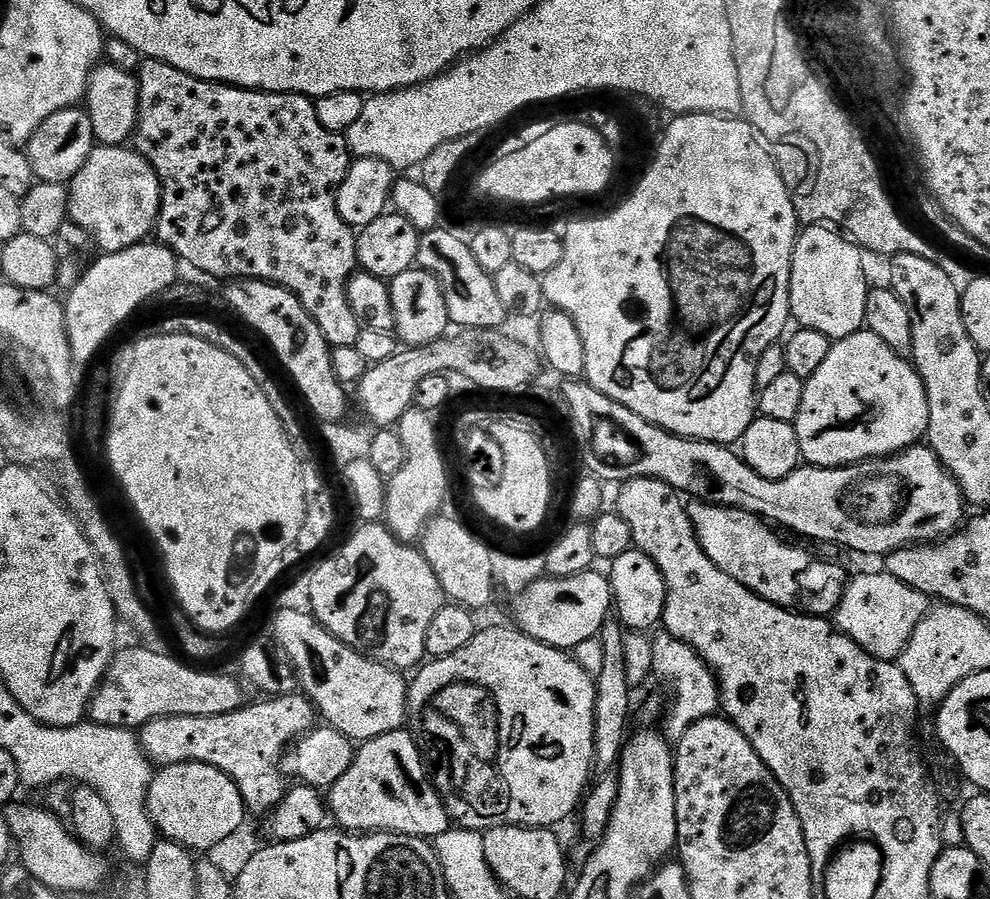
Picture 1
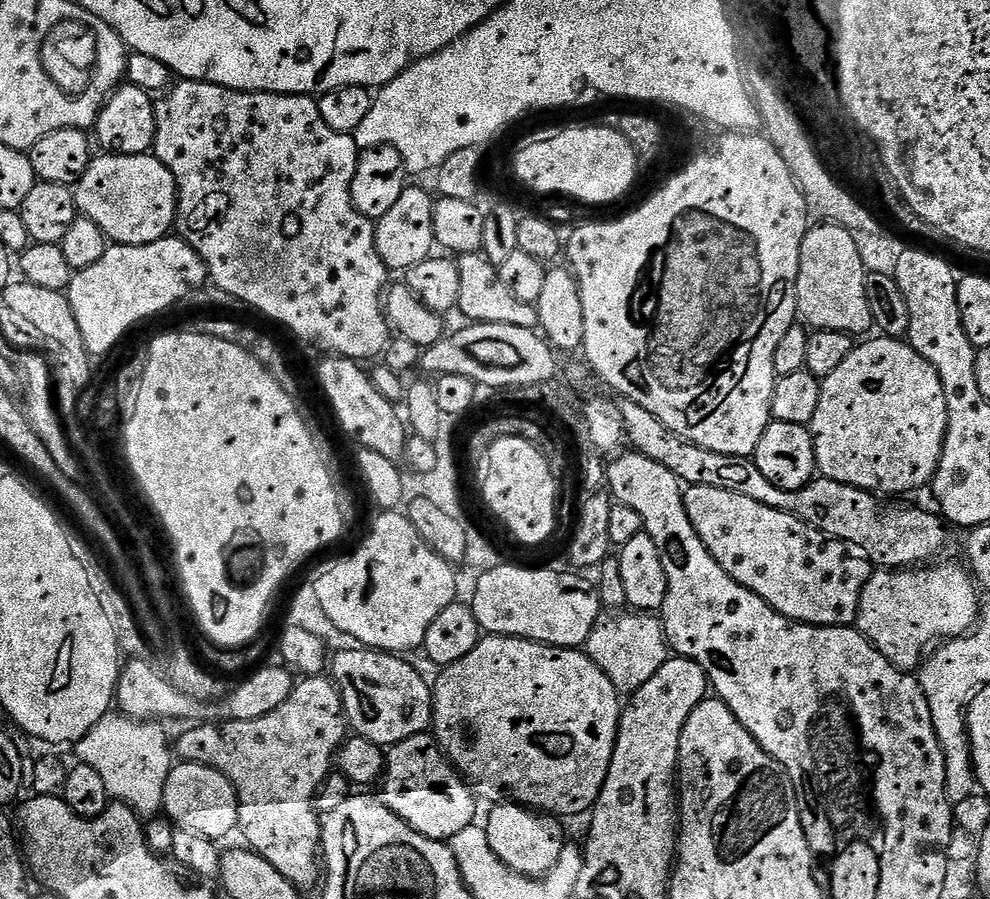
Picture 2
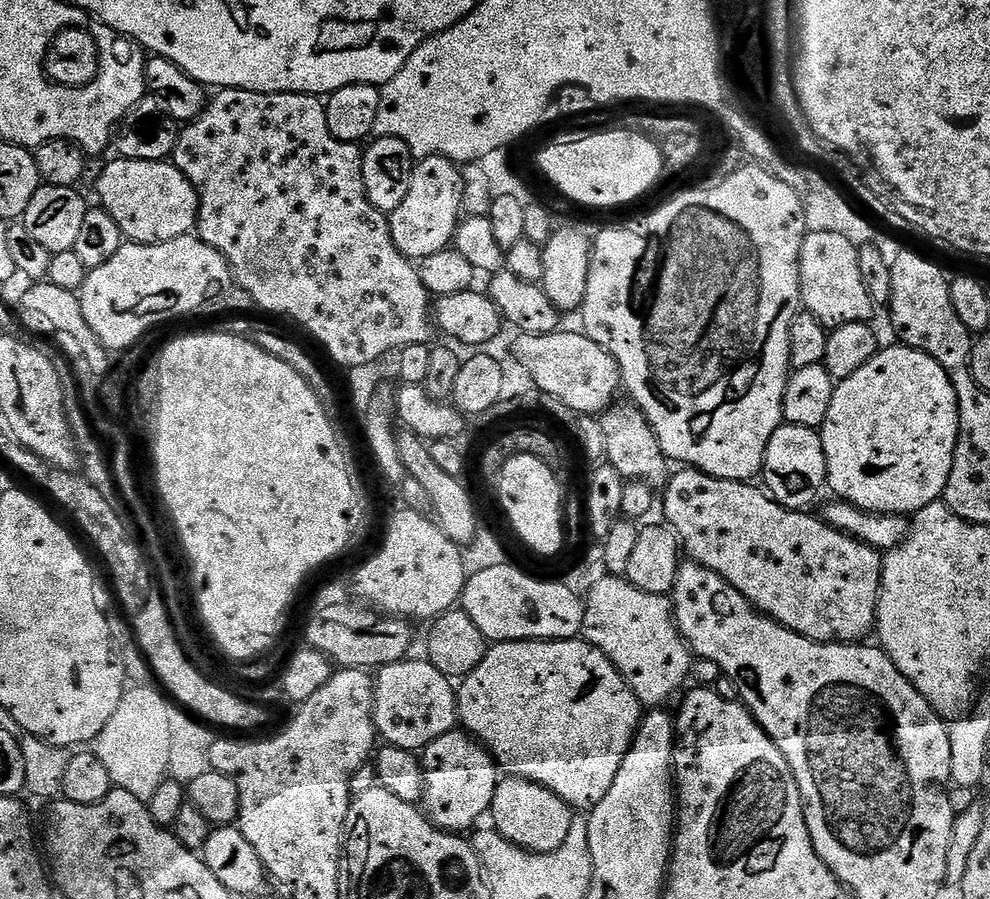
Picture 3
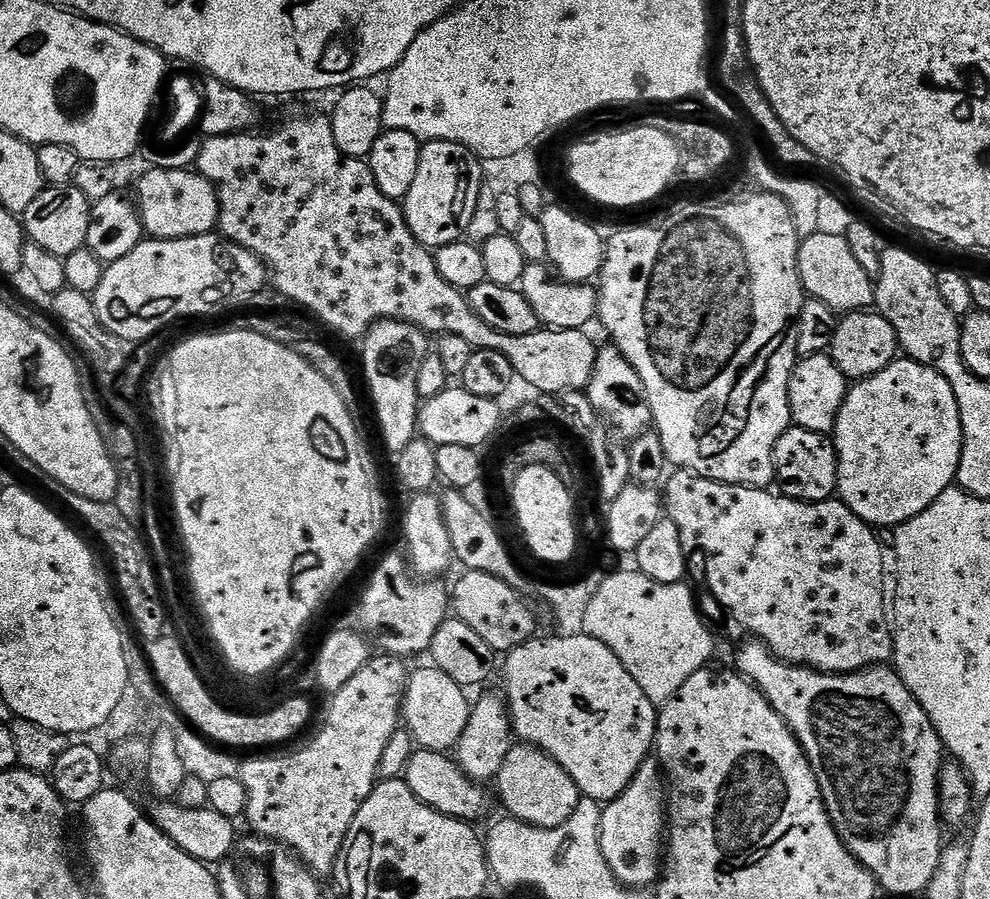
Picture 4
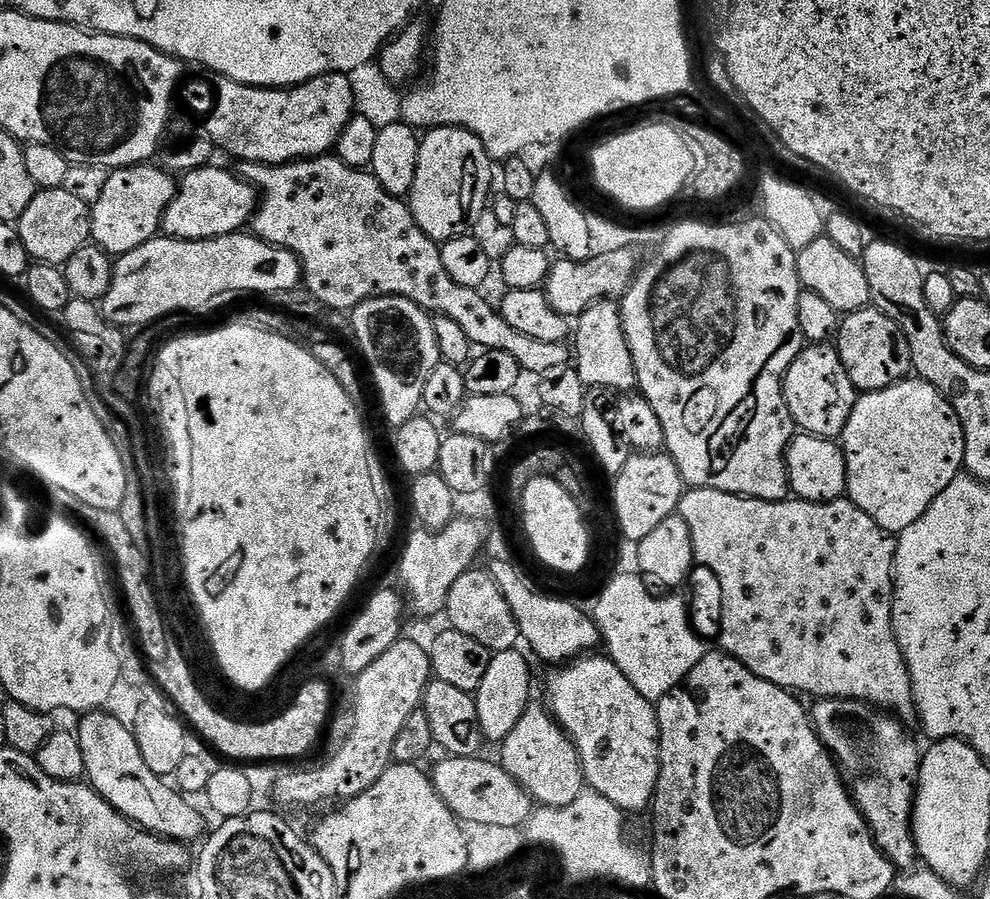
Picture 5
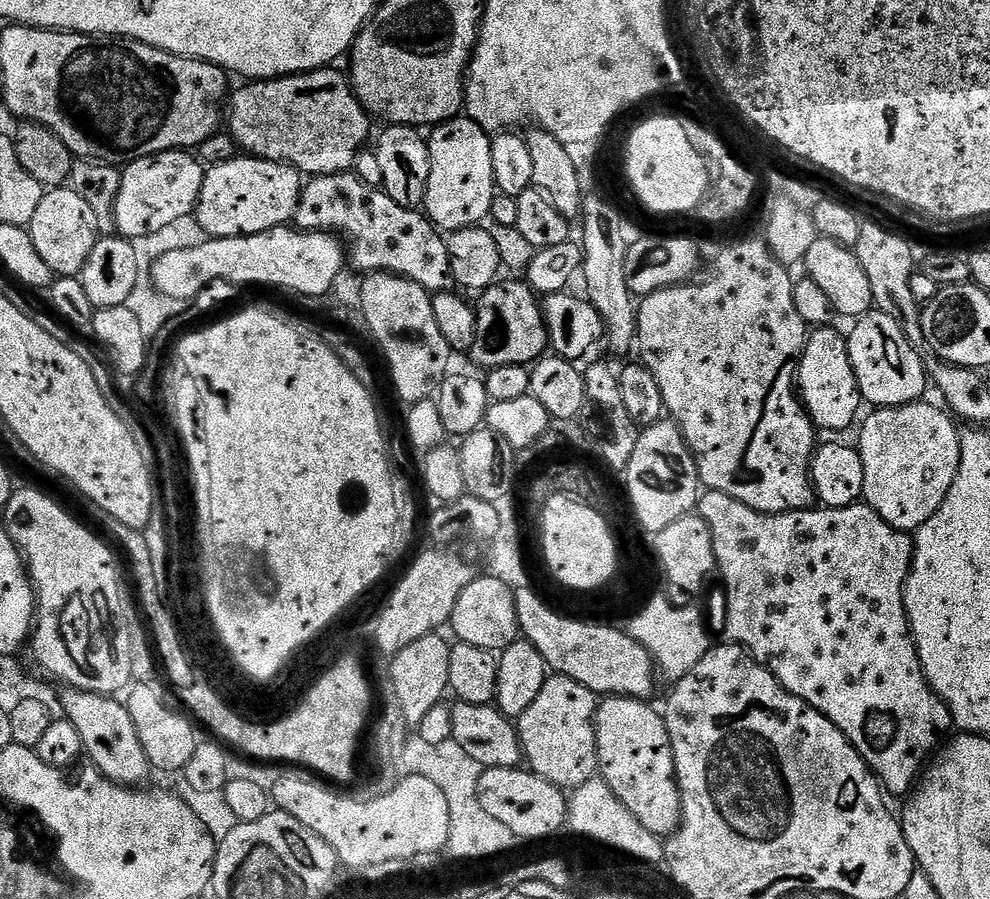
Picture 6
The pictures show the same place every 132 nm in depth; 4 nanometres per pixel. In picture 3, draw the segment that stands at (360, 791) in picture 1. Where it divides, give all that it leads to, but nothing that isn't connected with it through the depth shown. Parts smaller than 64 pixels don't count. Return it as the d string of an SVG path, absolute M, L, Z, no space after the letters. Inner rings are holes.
M453 730L434 738L422 749L424 770L423 807L426 815L437 828L457 834L467 833L467 828L487 813L492 806L496 787L502 779L498 765L478 740L473 740L463 730ZM497 772L497 773L496 773ZM428 807L428 808L427 808Z

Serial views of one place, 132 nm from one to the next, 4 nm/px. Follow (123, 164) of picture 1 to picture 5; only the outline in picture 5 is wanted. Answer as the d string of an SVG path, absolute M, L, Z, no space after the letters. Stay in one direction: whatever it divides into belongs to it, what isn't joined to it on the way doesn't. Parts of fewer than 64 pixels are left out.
M216 167L183 173L176 197L164 216L163 235L173 240L213 240L219 236L237 235L249 227L258 207L256 189L235 171L227 172L224 168Z

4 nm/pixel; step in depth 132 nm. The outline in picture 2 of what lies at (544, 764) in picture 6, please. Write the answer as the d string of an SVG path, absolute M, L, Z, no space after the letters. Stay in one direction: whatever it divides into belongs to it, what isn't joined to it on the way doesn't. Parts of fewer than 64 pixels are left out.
M503 802L492 808L488 821L483 825L490 838L490 850L498 854L510 870L523 876L545 876L554 866L558 866L558 858L562 858L562 850L566 843L564 828L559 819L551 814L537 812L515 802Z

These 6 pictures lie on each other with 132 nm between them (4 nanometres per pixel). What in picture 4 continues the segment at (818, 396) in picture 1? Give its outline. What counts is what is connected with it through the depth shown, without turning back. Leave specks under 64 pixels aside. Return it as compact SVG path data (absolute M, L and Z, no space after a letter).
M897 358L893 360L886 370L882 370L873 376L867 376L865 380L853 383L849 387L848 394L840 406L840 413L836 418L834 429L834 447L836 449L836 492L839 499L844 501L845 506L858 518L865 520L867 524L875 526L877 529L889 528L895 529L901 524L905 524L910 518L922 514L942 494L946 489L953 487L956 479L956 471L960 465L960 455L964 445L964 435L962 434L962 422L958 414L958 402L954 398L954 390L942 374L938 374L930 366L922 366L916 360L907 358Z

